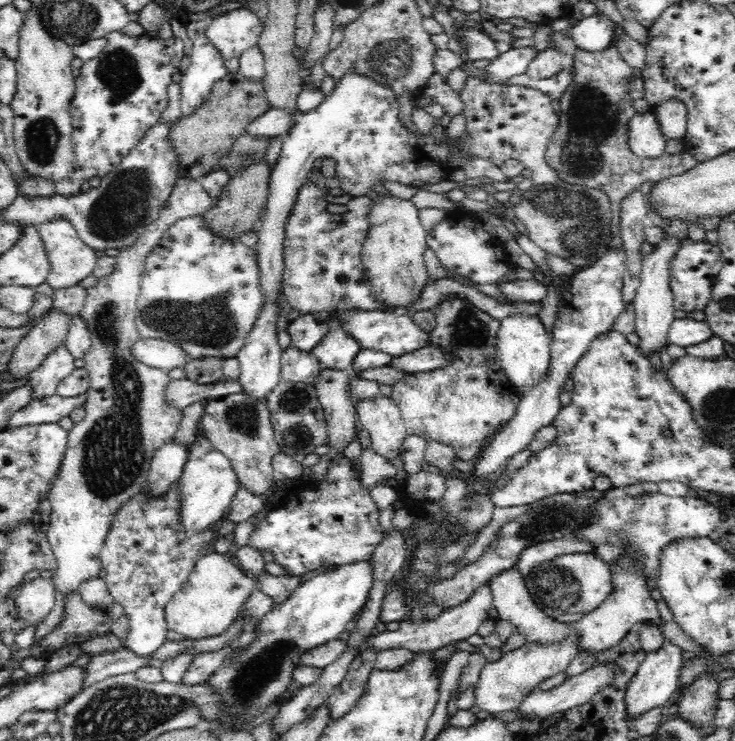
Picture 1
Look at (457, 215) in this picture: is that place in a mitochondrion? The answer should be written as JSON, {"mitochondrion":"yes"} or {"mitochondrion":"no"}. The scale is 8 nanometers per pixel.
{"mitochondrion":"no"}

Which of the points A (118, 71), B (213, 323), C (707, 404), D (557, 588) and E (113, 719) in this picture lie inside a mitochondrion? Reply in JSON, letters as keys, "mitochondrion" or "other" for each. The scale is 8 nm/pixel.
{"A":"mitochondrion","B":"mitochondrion","C":"mitochondrion","D":"mitochondrion","E":"mitochondrion"}

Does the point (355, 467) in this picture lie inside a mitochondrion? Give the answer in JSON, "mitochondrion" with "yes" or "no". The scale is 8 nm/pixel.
{"mitochondrion":"no"}

